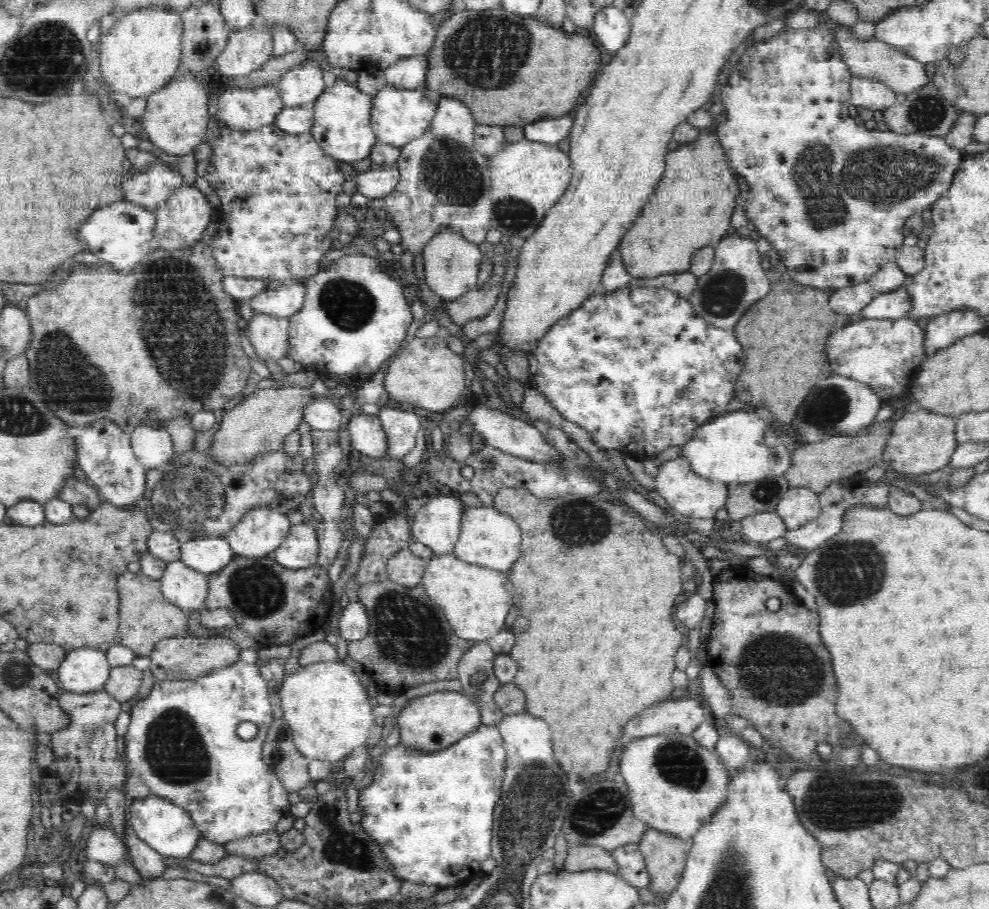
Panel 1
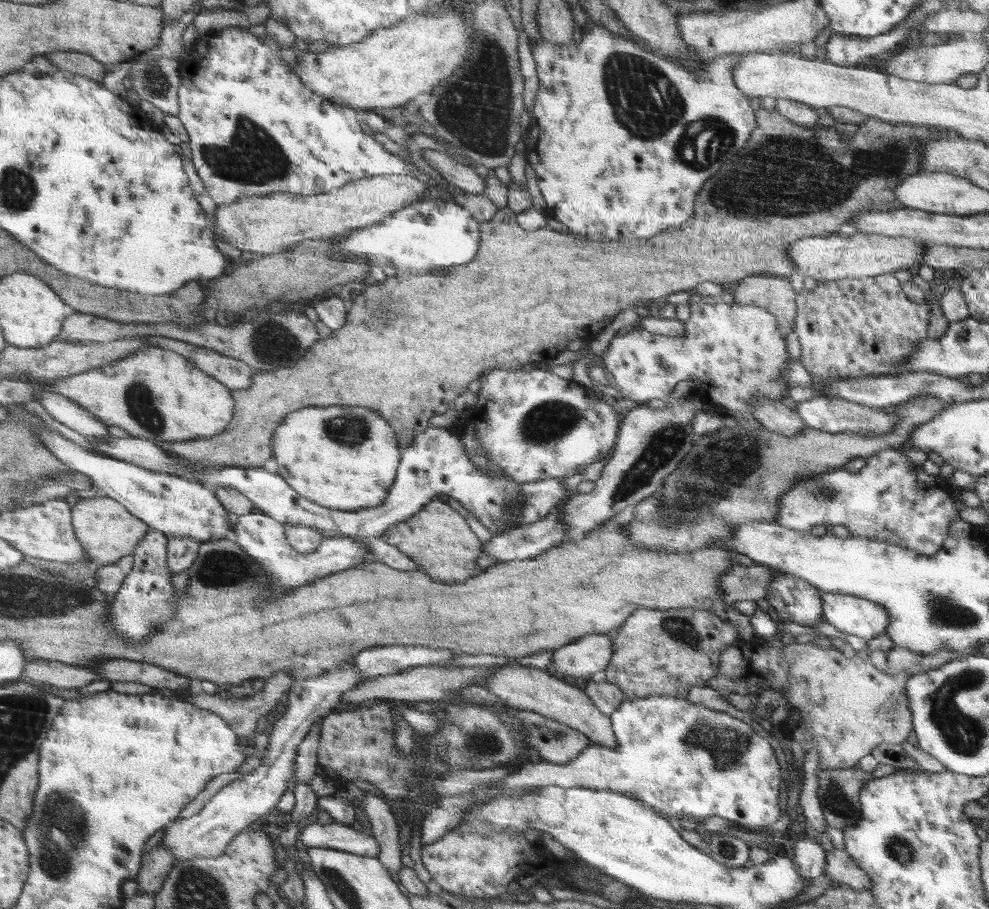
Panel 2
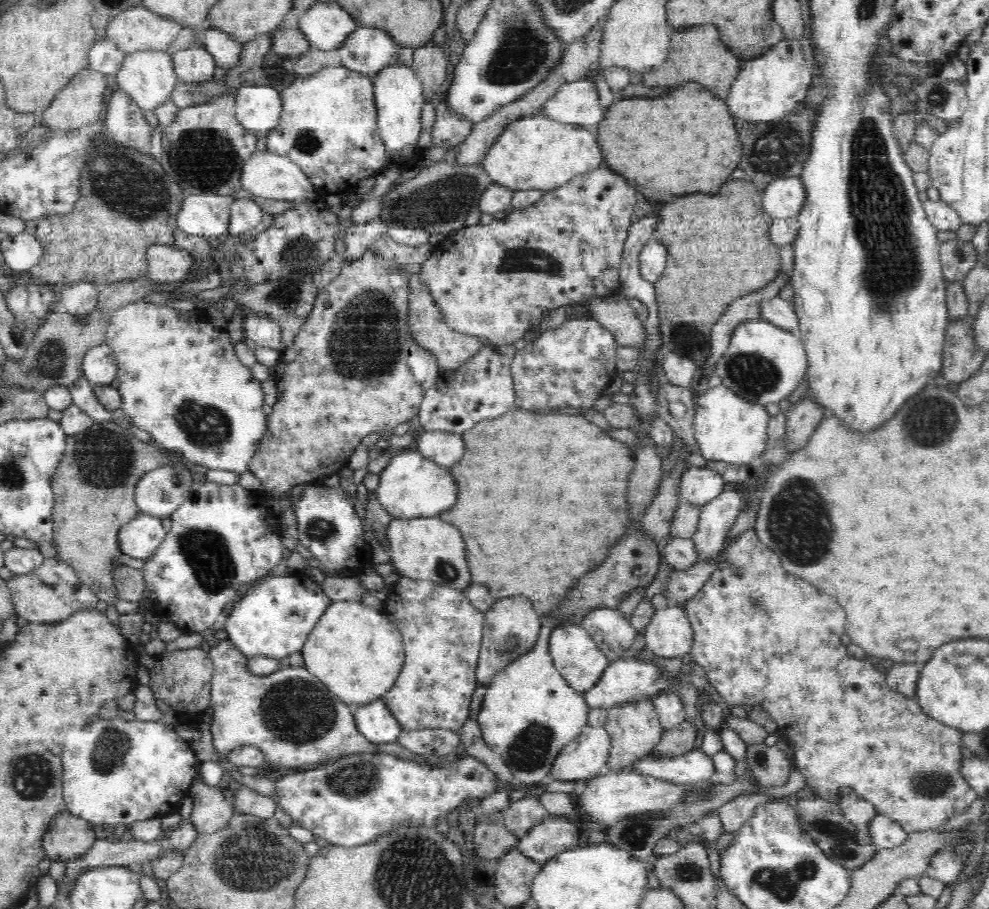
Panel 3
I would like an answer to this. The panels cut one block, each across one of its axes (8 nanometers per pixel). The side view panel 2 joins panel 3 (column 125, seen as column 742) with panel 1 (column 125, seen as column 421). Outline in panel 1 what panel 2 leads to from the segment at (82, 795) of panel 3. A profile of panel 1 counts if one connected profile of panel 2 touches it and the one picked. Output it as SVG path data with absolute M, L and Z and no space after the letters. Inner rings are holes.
M126 821L124 842L128 847L133 866L142 878L158 879L158 876L164 874L166 870L164 856L140 840L129 825L129 821Z

